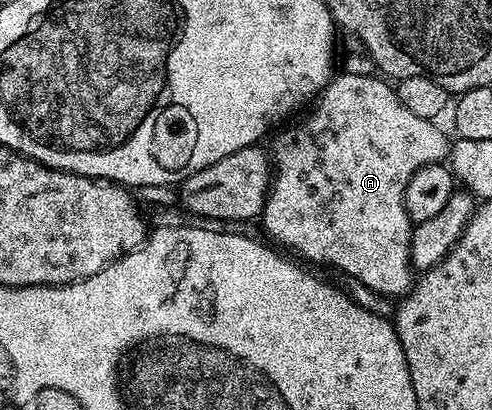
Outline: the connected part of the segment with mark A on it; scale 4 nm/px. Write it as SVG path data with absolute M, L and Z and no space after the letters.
M335 73L309 107L310 115L287 130L277 131L279 134L275 136L274 143L268 146L272 159L272 181L260 223L271 243L291 255L299 254L294 256L303 263L331 266L355 278L374 294L402 296L412 285L412 223L408 208L404 208L404 192L415 172L433 162L442 162L449 155L452 142L446 139L437 121L408 112L408 108L400 104L397 89L385 77L377 77L373 73L366 76Z

